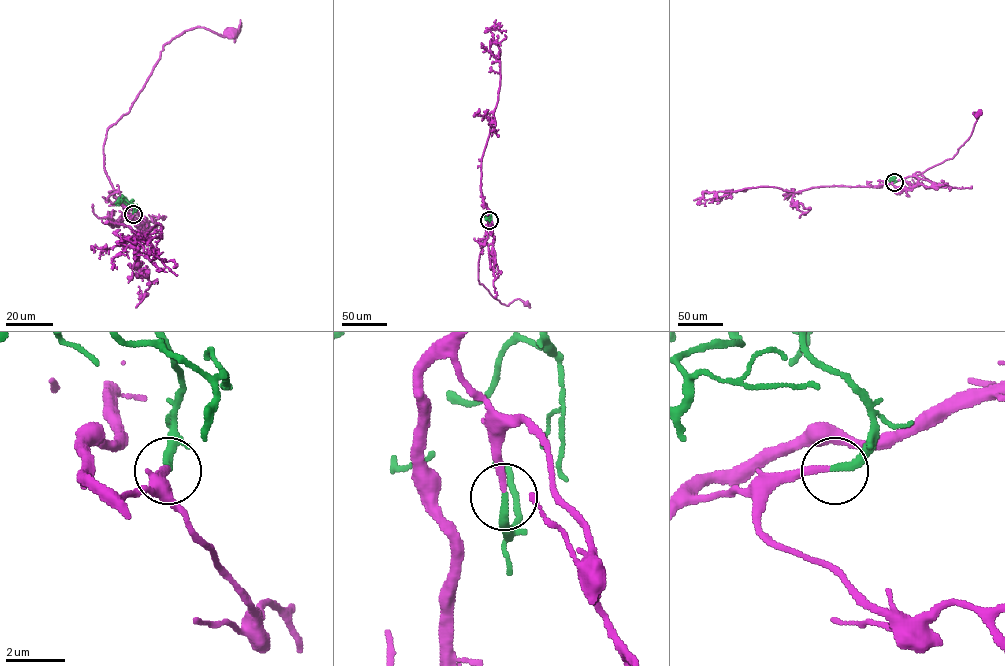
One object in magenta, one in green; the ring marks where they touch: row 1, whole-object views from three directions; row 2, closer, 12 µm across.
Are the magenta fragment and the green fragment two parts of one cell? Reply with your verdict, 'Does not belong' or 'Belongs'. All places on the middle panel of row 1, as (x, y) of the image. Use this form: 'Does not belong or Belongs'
Belongs

